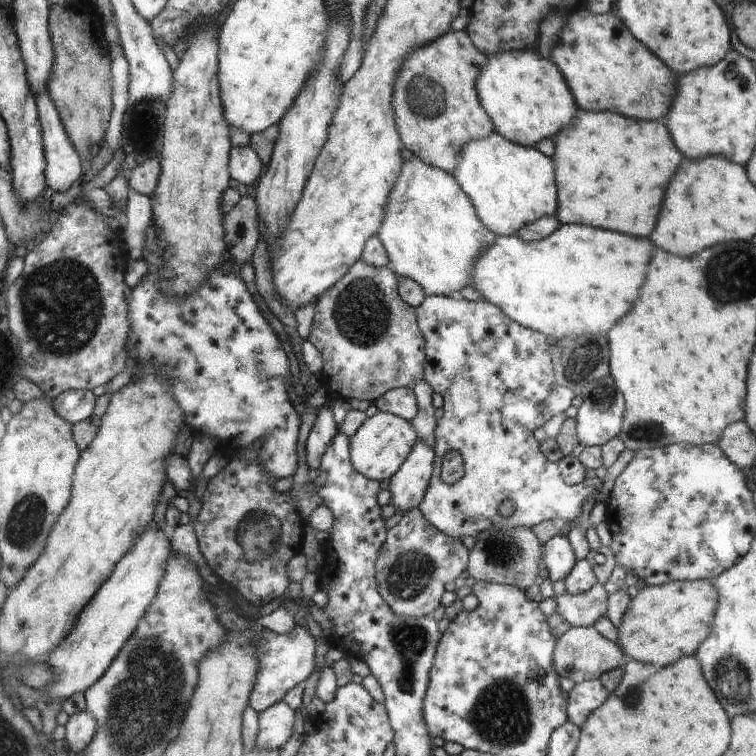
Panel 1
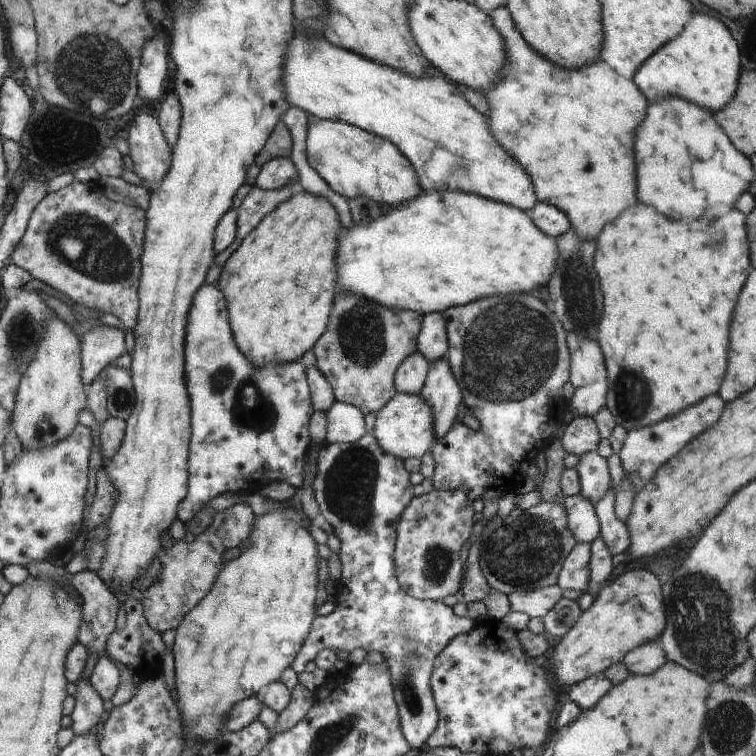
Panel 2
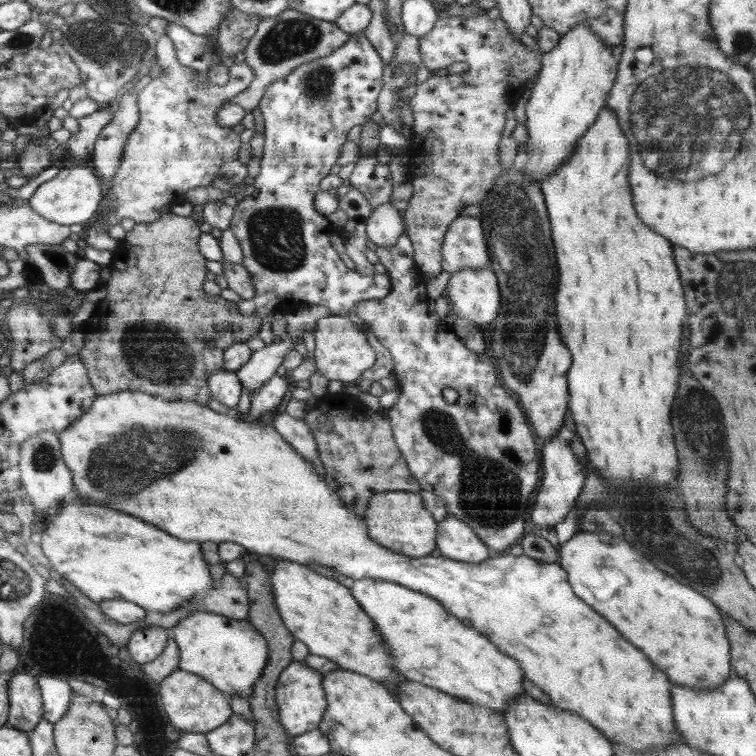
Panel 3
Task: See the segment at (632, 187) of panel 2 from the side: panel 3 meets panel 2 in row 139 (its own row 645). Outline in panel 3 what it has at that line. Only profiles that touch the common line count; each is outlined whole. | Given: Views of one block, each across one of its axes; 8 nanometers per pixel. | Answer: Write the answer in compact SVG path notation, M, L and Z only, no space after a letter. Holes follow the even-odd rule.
M127 390L118 391L114 394L98 396L93 404L90 405L90 408L84 414L82 414L81 417L78 417L77 420L74 421L72 425L68 426L68 428L65 428L64 431L58 433L58 438L60 438L61 441L62 458L65 459L65 463L67 464L67 466L69 466L70 471L74 473L74 485L77 486L78 496L80 496L80 498L84 498L84 500L90 500L90 503L98 502L98 504L104 504L104 506L106 506L106 504L110 504L110 502L116 502L116 504L110 504L110 506L112 506L112 508L120 508L120 510L126 510L126 514L138 514L138 518L146 518L146 522L153 523L154 526L161 527L162 530L169 532L176 538L180 538L188 542L235 542L240 544L240 546L244 546L244 548L248 551L249 556L273 556L276 558L283 558L285 561L298 562L298 564L303 565L310 564L310 562L312 562L312 564L320 564L320 566L328 566L328 568L332 568L332 570L338 570L340 574L344 574L344 576L348 576L348 578L354 578L354 581L365 578L374 578L374 580L386 580L388 582L396 582L396 584L402 584L402 586L410 588L410 590L414 590L414 592L422 592L422 594L426 594L426 596L434 598L436 602L440 602L442 606L444 606L450 614L456 616L456 618L468 618L468 620L472 622L472 626L476 630L480 631L483 635L486 636L486 638L489 638L490 642L494 643L494 646L498 646L498 650L504 651L506 654L512 656L512 658L518 658L518 664L520 664L520 667L524 672L524 677L528 680L531 680L538 688L542 689L542 691L544 691L544 693L548 695L548 698L550 698L551 701L551 705L554 705L555 707L560 707L560 709L572 711L578 715L581 715L581 718L589 720L589 722L593 724L593 726L596 727L597 730L603 732L603 735L605 735L606 738L610 740L610 742L618 741L618 743L622 743L622 745L624 745L626 749L630 749L630 751L644 752L644 749L646 749L646 751L650 749L652 749L652 751L656 751L656 749L660 749L660 747L664 747L664 745L670 745L670 743L674 743L676 739L680 739L679 733L676 730L676 724L673 720L673 704L672 698L670 698L670 696L672 696L672 681L670 680L670 682L668 682L666 674L664 674L662 670L658 670L658 668L656 668L656 666L654 666L654 664L652 664L652 662L648 660L648 656L646 656L644 652L640 652L640 650L638 650L636 646L632 646L630 642L626 642L626 640L624 640L624 638L622 638L622 636L620 636L620 634L616 632L616 628L614 628L612 624L608 624L608 622L606 622L606 620L604 620L604 618L602 618L600 614L596 614L596 612L594 612L594 610L592 610L592 608L590 608L588 604L584 606L584 602L580 602L580 598L578 598L578 596L576 596L576 594L572 592L572 588L570 588L571 583L569 582L568 571L565 568L561 567L558 562L545 563L534 558L530 558L529 556L526 556L524 554L520 556L512 556L510 554L506 554L505 552L495 557L490 556L485 561L479 563L462 562L458 561L458 559L451 559L438 553L434 555L426 555L425 557L408 558L408 555L404 555L404 553L398 553L398 551L393 551L388 549L388 547L383 547L382 545L380 545L380 543L374 541L374 538L370 538L368 522L366 522L363 517L358 517L357 514L354 514L354 511L351 511L343 505L340 495L334 493L334 490L330 489L328 484L326 484L325 479L320 477L320 475L316 473L314 465L312 465L309 460L303 458L302 454L298 453L298 450L294 450L293 446L290 445L290 442L286 441L286 438L282 438L282 434L278 433L278 430L276 430L276 428L272 425L270 419L261 419L253 422L246 422L246 420L242 420L242 418L239 418L237 416L234 417L219 414L218 412L210 409L210 407L202 405L202 403L198 403L190 399L165 399L159 397L158 395L151 395L140 391ZM188 442L192 442L192 446L196 446L196 454L194 454L192 462L190 462L190 458L188 458L188 450L186 450L186 448L188 448Z

